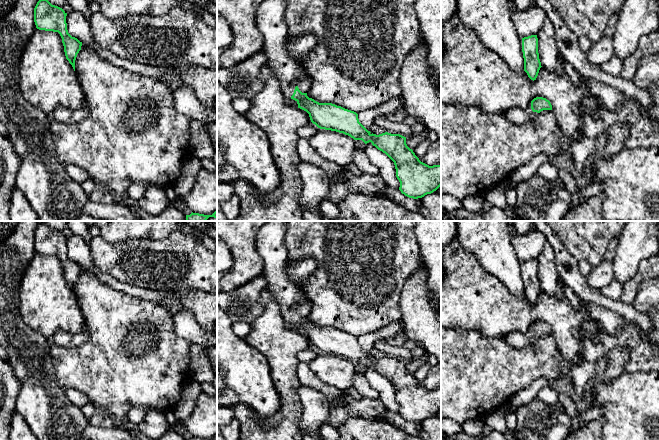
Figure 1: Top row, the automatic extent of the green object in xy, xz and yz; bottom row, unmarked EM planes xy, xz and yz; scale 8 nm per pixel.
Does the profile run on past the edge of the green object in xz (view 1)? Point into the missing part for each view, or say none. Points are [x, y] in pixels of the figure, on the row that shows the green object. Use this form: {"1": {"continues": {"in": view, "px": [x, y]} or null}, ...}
{"1": {"continues": {"in": "xz", "px": [270, 21]}}}

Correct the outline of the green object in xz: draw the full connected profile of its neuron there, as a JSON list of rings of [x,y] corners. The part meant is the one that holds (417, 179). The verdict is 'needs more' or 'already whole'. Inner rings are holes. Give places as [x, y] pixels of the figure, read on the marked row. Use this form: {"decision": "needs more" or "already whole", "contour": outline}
{"decision": "needs more", "contour": [[[264,0],[257,8],[255,18],[257,27],[264,37],[264,45],[262,51],[267,55],[268,65],[273,73],[277,76],[284,97],[295,100],[298,104],[298,108],[306,111],[309,114],[311,122],[318,128],[343,133],[350,136],[354,140],[362,140],[365,144],[371,142],[372,145],[375,146],[378,150],[385,153],[394,162],[396,177],[400,182],[399,190],[405,196],[413,199],[418,199],[436,191],[441,186],[441,165],[429,166],[421,162],[413,150],[407,146],[406,137],[400,134],[391,134],[388,132],[379,135],[373,134],[359,122],[358,114],[356,112],[332,103],[319,103],[307,96],[312,83],[311,77],[308,75],[307,71],[304,68],[298,65],[295,60],[289,56],[285,49],[285,39],[288,35],[288,27],[284,19],[284,14],[287,9],[287,4],[287,0]]]}

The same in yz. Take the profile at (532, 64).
{"decision": "already whole", "contour": [[[537,35],[522,38],[522,52],[524,58],[524,71],[531,80],[536,80],[542,67],[538,53]]]}

